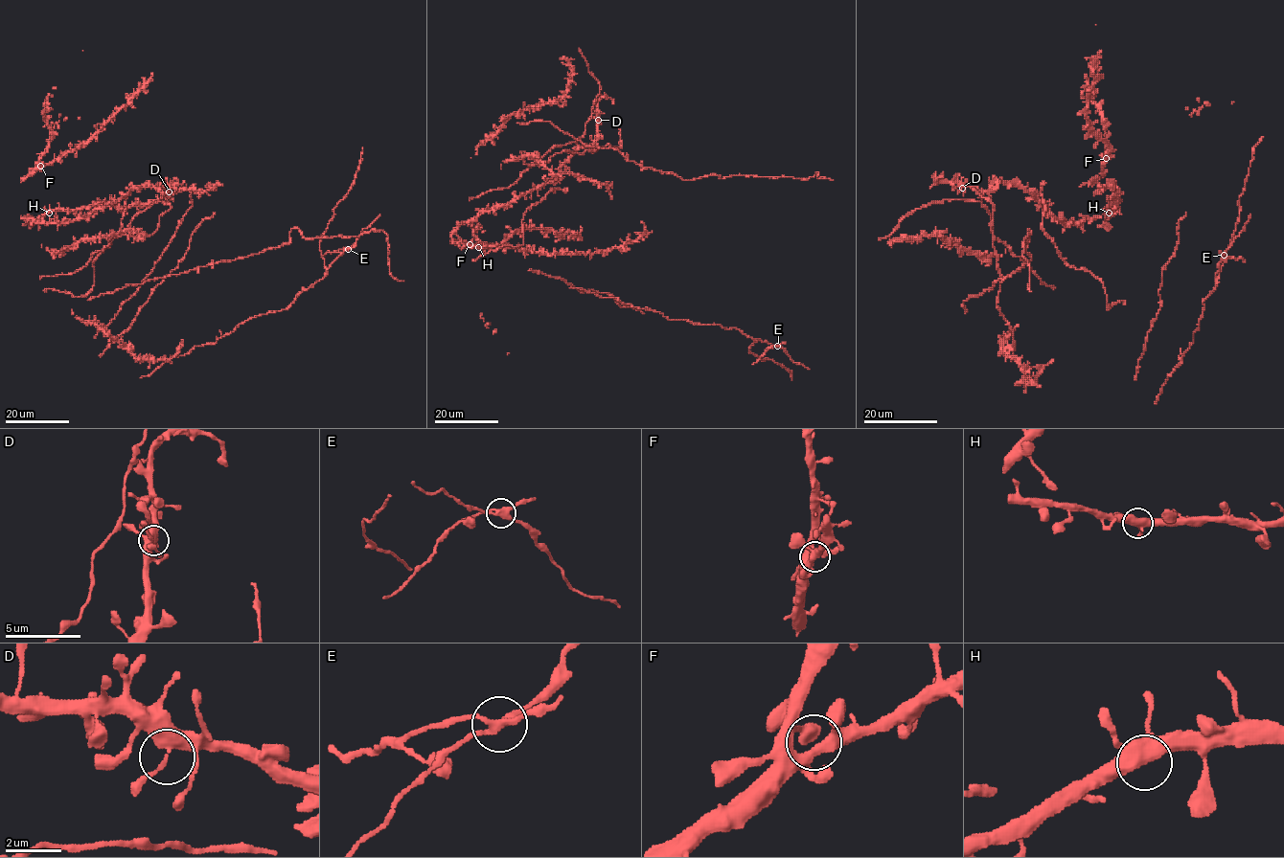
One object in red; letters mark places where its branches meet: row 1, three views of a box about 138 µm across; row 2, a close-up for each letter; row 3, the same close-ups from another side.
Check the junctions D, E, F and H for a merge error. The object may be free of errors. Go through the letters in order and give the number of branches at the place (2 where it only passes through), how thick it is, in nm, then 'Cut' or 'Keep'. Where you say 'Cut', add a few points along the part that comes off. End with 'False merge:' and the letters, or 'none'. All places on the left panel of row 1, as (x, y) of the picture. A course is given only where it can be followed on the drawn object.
D: Branches: 4. Thickness 240 nm. Keep
E: Branches: 4. Thickness 280 nm. Cut. Course of the part to remove: (349, 249), (323, 255)
F: Branches: 4. Thickness 320 nm. Keep
H: Branches: 4. Thickness 440 nm. Keep
False merge: E

